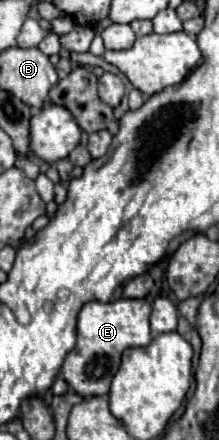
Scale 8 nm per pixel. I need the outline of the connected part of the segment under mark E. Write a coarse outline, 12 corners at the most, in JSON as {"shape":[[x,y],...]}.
{"shape":[[88,302],[62,378],[110,392],[126,348],[146,346],[150,302]]}

